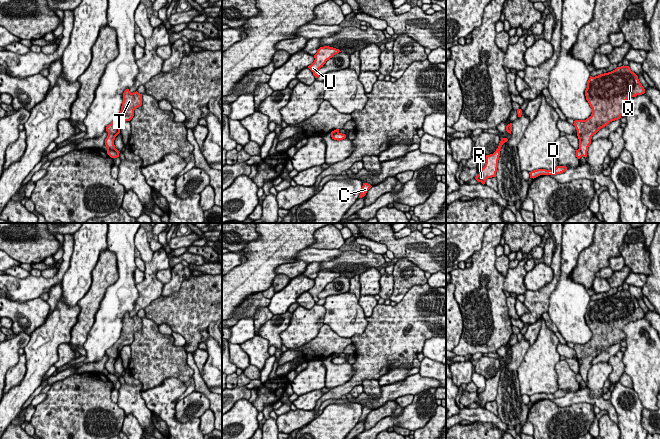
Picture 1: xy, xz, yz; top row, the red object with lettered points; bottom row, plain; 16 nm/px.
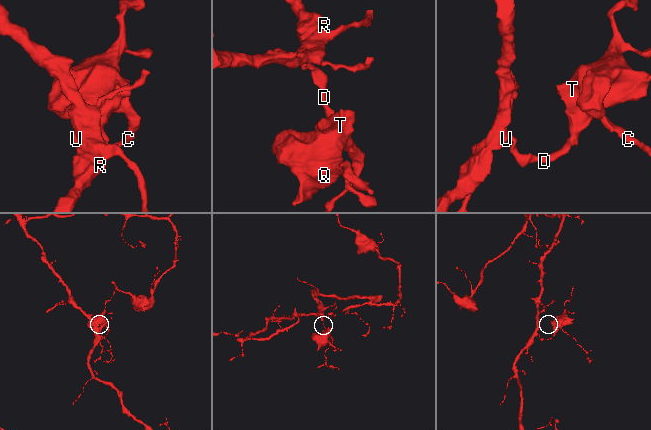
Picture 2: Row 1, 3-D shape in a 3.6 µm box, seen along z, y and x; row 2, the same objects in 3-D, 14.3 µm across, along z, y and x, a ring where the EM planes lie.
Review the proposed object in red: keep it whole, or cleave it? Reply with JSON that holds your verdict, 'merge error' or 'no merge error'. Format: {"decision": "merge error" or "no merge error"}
{"decision": "merge error"}

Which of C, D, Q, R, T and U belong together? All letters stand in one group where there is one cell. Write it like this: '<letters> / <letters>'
C Q T / D R U

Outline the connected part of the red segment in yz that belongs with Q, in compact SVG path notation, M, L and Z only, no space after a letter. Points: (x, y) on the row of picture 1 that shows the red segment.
M629 66L590 76L585 90L586 100L592 108L592 114L586 120L575 120L574 126L579 139L579 149L587 157L591 139L601 128L625 115L624 102L630 97L642 95L645 89L638 76Z

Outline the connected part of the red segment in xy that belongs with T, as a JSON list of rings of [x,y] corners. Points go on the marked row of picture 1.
[[[126,89],[123,93],[123,102],[120,114],[106,127],[108,136],[105,139],[107,149],[112,150],[119,154],[120,152],[115,148],[115,137],[120,133],[122,124],[130,121],[134,116],[134,110],[142,105],[142,94],[136,92],[131,93]]]

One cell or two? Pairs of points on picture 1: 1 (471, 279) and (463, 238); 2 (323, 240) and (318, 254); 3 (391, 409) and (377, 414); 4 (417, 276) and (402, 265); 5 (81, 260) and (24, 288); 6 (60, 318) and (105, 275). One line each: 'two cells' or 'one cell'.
1: two cells
2: two cells
3: one cell
4: one cell
5: two cells
6: two cells

